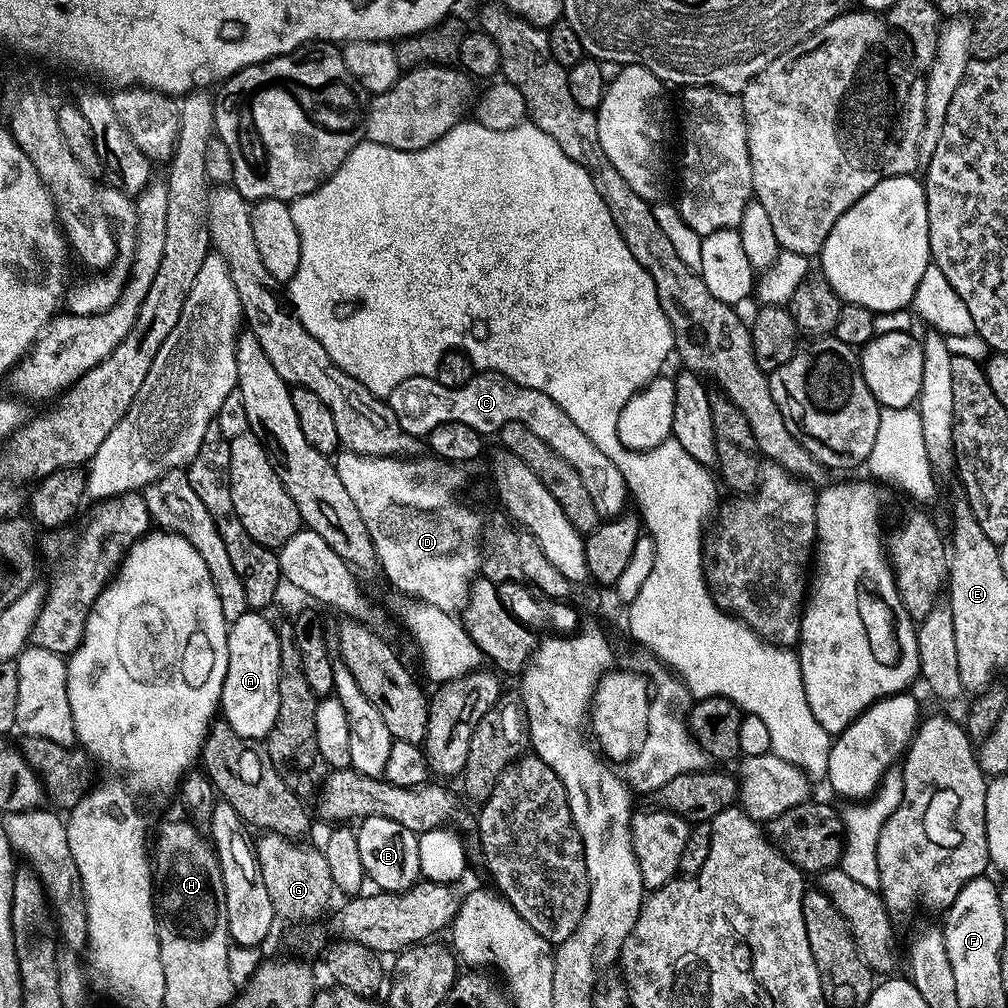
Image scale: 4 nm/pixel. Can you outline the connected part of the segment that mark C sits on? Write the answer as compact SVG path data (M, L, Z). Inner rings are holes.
M499 374L476 375L480 376L473 375L460 388L452 389L447 389L428 376L412 376L404 380L390 393L390 407L396 413L399 428L412 437L424 438L439 424L466 422L466 426L475 432L496 434L502 426L517 420L538 434L538 438L550 445L563 460L570 462L574 470L578 470L586 491L594 501L594 510L600 517L616 518L621 515L624 509L620 508L630 504L628 483L620 464L612 461L601 445L582 434L582 430L578 430L572 419L546 393L525 388Z

